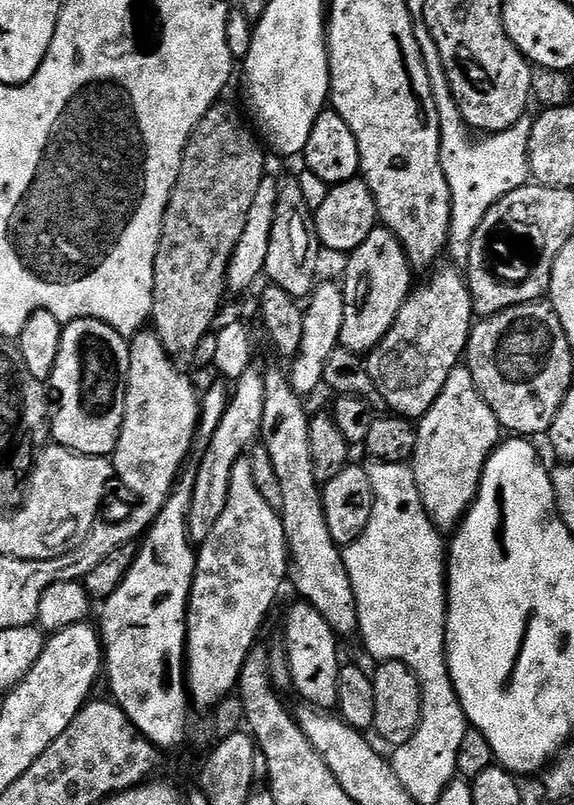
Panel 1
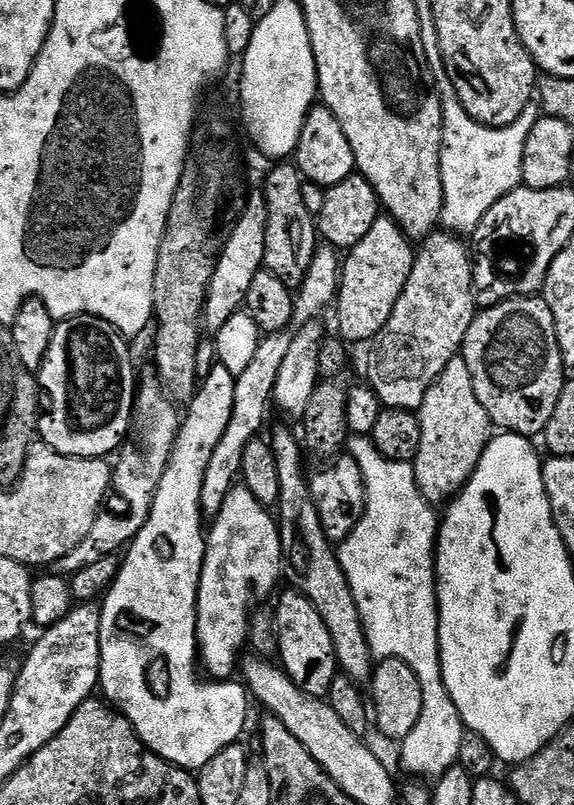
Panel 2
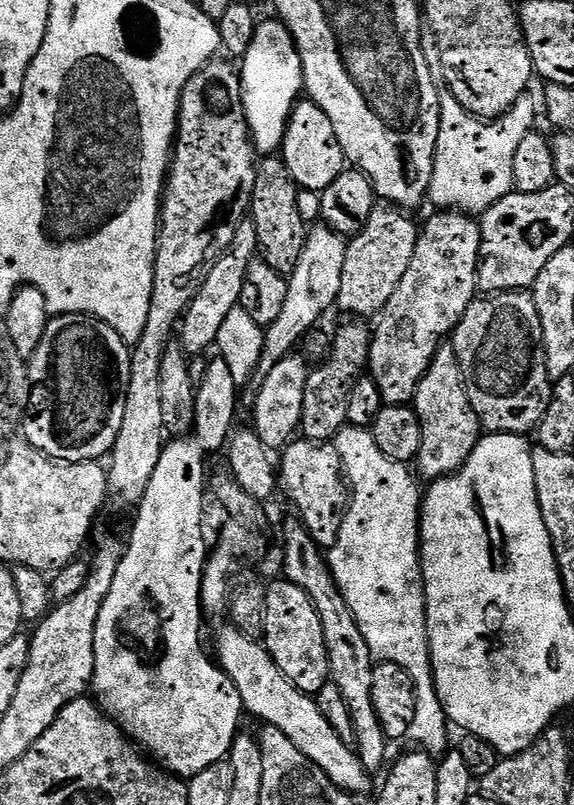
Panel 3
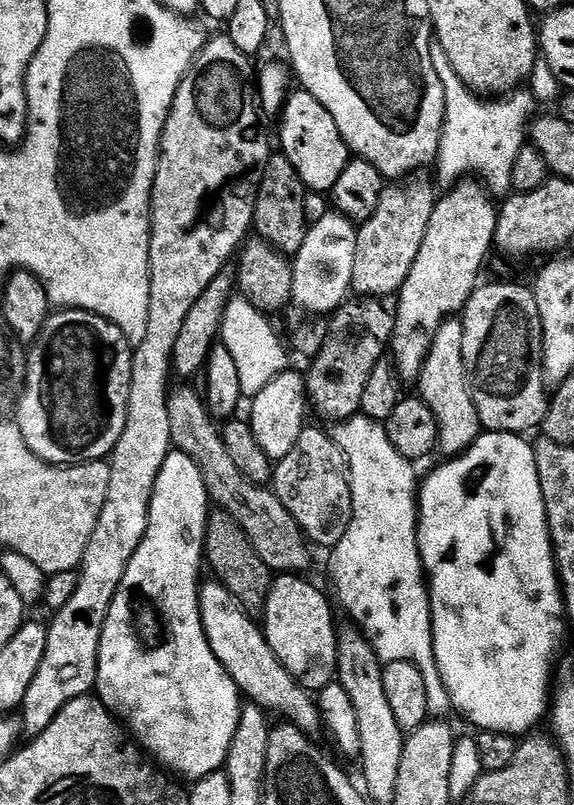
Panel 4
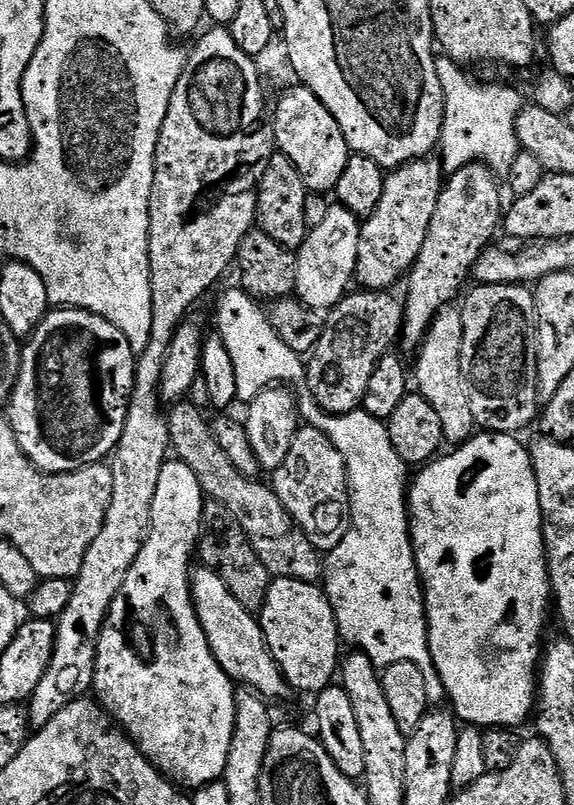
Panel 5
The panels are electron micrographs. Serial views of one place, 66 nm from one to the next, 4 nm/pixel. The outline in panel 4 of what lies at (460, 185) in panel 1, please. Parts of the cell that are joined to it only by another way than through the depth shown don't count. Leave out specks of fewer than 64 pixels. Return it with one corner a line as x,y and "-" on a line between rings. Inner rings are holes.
431,62
431,65
434,66
439,84
443,86
444,96
444,120
434,162
439,180
448,184
444,186
452,186
471,174
482,176
495,195
509,191
516,158
527,143
528,127
535,115
536,100
533,94
516,90
507,98
483,100
461,82
452,67
439,70
436,62

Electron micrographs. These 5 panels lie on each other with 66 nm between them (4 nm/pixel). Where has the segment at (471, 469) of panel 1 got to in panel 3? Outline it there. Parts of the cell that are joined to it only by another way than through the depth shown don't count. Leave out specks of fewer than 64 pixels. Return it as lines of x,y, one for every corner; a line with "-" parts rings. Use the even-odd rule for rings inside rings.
448,346
441,347
428,367
428,373
421,378
420,385
416,388
414,407
422,426
419,475
424,475
428,482
435,482
463,466
482,436
480,417
468,401
465,381
464,384
460,381
460,364

